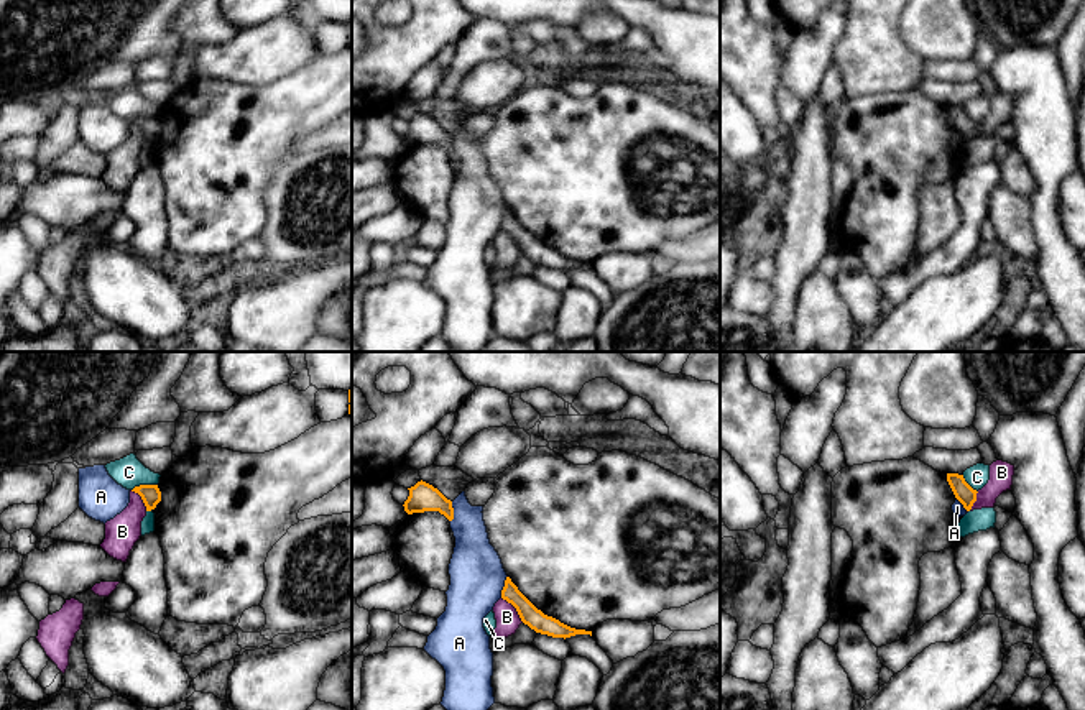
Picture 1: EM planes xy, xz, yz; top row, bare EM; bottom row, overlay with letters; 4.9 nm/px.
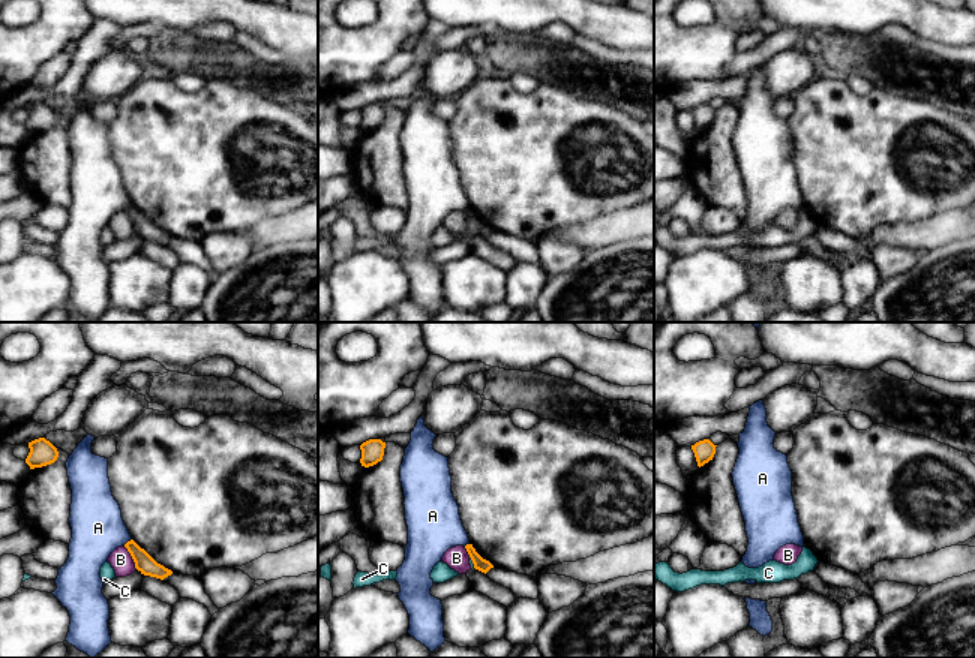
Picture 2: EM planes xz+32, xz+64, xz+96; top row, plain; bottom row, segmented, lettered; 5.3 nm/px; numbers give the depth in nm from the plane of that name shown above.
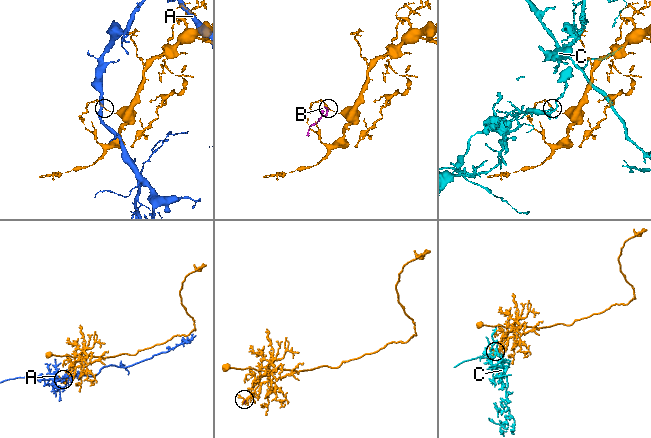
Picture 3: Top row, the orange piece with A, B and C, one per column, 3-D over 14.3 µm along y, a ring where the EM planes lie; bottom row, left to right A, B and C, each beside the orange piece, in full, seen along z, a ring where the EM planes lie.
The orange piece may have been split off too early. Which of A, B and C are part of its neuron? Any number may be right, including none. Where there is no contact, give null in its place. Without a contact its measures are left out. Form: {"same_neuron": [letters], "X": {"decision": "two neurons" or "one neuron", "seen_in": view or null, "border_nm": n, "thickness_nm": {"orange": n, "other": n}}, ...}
{"same_neuron": [], "A": {"decision": "two neurons", "seen_in": "xz", "border_nm": 110, "thickness_nm": {"orange": 140, "other": 220}}, "B": {"decision": "two neurons", "seen_in": "xz", "border_nm": 170, "thickness_nm": {"orange": 100, "other": 120}}, "C": {"decision": "two neurons", "seen_in": "xy", "border_nm": 130, "thickness_nm": {"orange": 100, "other": 150}}}

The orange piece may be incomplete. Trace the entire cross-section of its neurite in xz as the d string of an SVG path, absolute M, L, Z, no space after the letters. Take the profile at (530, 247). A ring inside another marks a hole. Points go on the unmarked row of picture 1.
M506 209L505 212L501 230L511 235L516 240L521 253L536 265L547 266L552 270L564 270L564 271L575 266L592 268L592 263L570 260L561 255L559 251L544 247L518 222L518 219L511 214L510 209Z

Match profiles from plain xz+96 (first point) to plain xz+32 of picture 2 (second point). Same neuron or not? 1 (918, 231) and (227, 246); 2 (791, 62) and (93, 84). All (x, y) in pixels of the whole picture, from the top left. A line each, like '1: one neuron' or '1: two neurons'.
1: two neurons
2: one neuron

